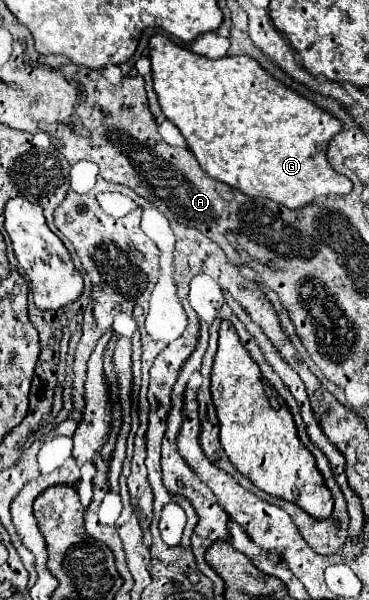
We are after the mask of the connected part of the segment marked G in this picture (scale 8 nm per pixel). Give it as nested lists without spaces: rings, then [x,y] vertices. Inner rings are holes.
[[[159,33],[149,39],[149,57],[151,57],[151,71],[153,71],[153,89],[155,89],[155,93],[157,93],[157,97],[159,97],[159,105],[161,105],[161,109],[163,109],[165,117],[179,127],[179,131],[183,133],[183,137],[185,137],[185,141],[187,141],[187,147],[189,147],[189,149],[193,151],[193,155],[197,157],[201,169],[203,169],[207,175],[211,175],[213,179],[223,181],[223,183],[229,183],[231,187],[237,187],[239,191],[243,191],[243,193],[249,195],[249,197],[269,197],[269,199],[277,201],[277,203],[281,203],[281,205],[285,205],[285,207],[289,207],[289,209],[305,207],[305,205],[313,203],[317,197],[347,195],[347,193],[353,189],[351,181],[349,181],[345,175],[333,171],[331,165],[329,165],[329,161],[327,161],[327,157],[325,157],[325,155],[327,155],[327,145],[329,145],[331,137],[341,131],[341,121],[339,121],[339,119],[333,119],[333,115],[329,115],[327,111],[321,111],[319,107],[313,107],[313,103],[309,103],[305,97],[301,97],[299,93],[287,89],[283,83],[279,83],[277,79],[273,79],[255,59],[249,59],[249,57],[245,57],[245,55],[241,55],[241,57],[207,59],[207,57],[195,55],[195,53],[193,53],[191,49],[187,49],[187,47],[175,45],[169,37],[159,35]]]

